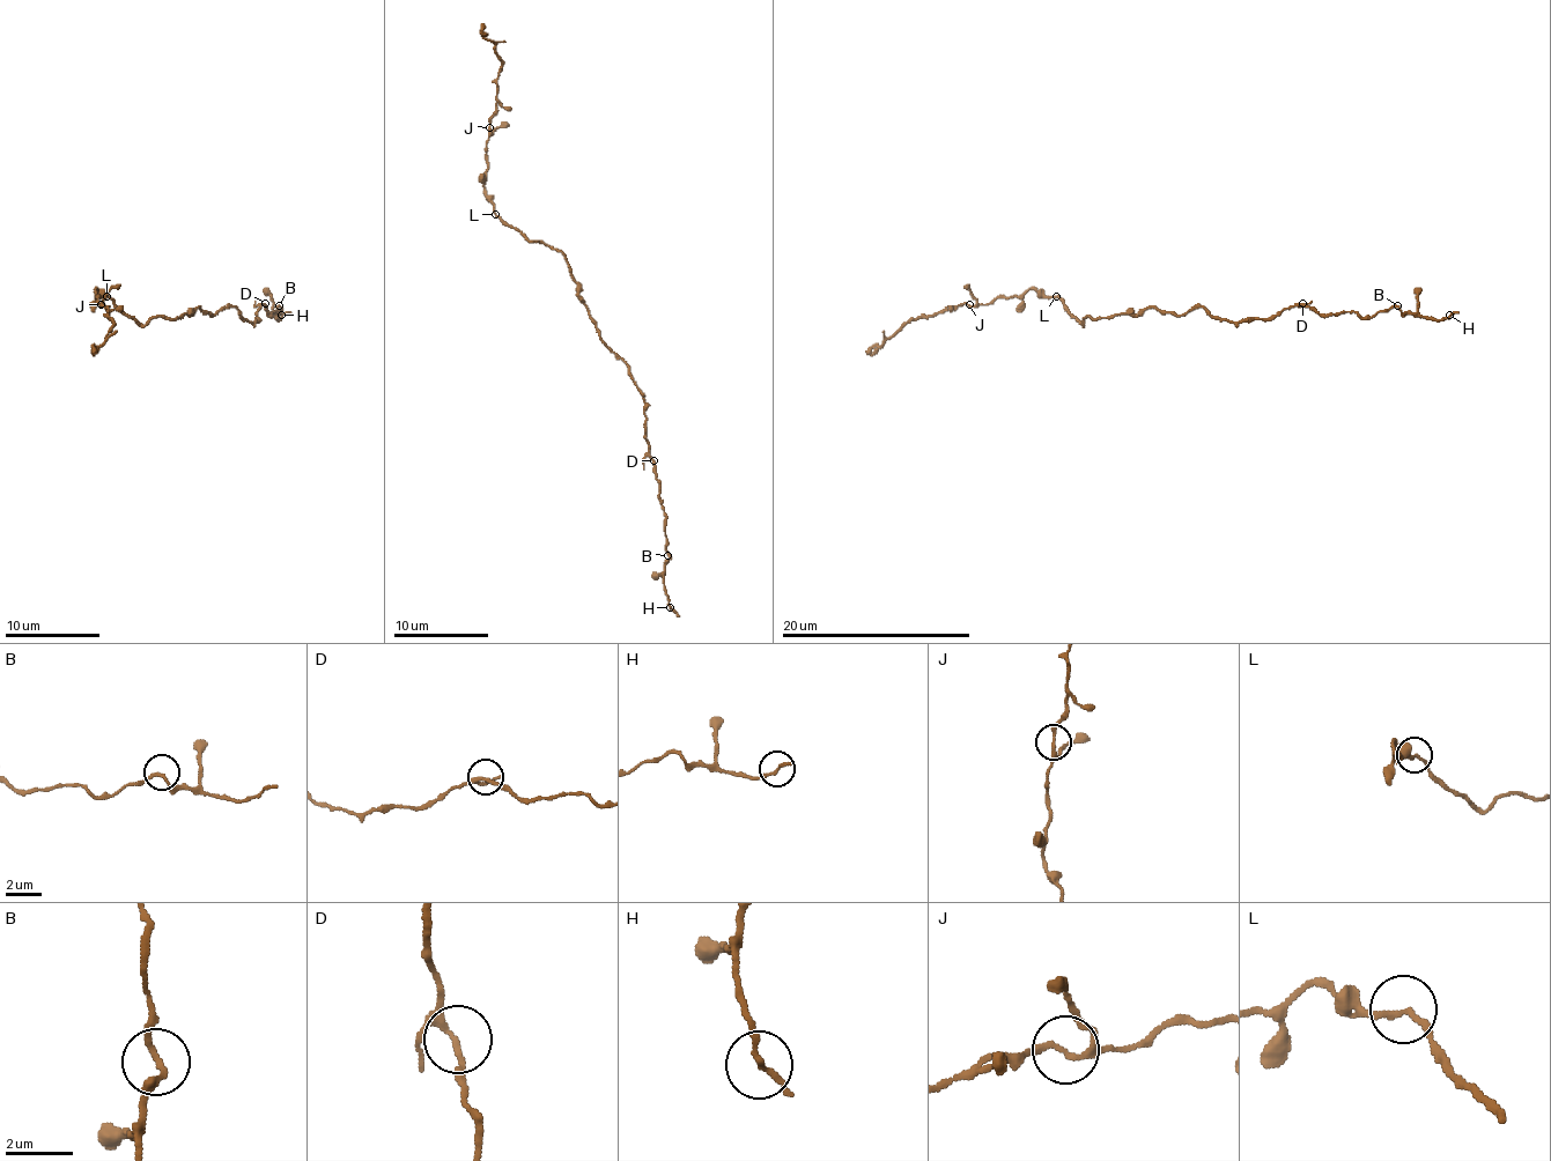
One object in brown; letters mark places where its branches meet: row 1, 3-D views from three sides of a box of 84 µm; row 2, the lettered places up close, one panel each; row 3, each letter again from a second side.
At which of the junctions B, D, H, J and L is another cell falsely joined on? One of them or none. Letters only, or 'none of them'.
none of them

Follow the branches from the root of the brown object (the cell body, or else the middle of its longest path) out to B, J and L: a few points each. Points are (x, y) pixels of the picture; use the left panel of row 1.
B: (197, 310), (215, 315), (234, 308), (244, 319), (253, 322), (258, 319), (260, 305), (277, 317), (279, 305)
J: (197, 310), (172, 319), (152, 317), (139, 324), (97, 288), (97, 303), (102, 305)
L: (197, 310), (172, 319), (152, 317), (139, 324), (106, 296)

